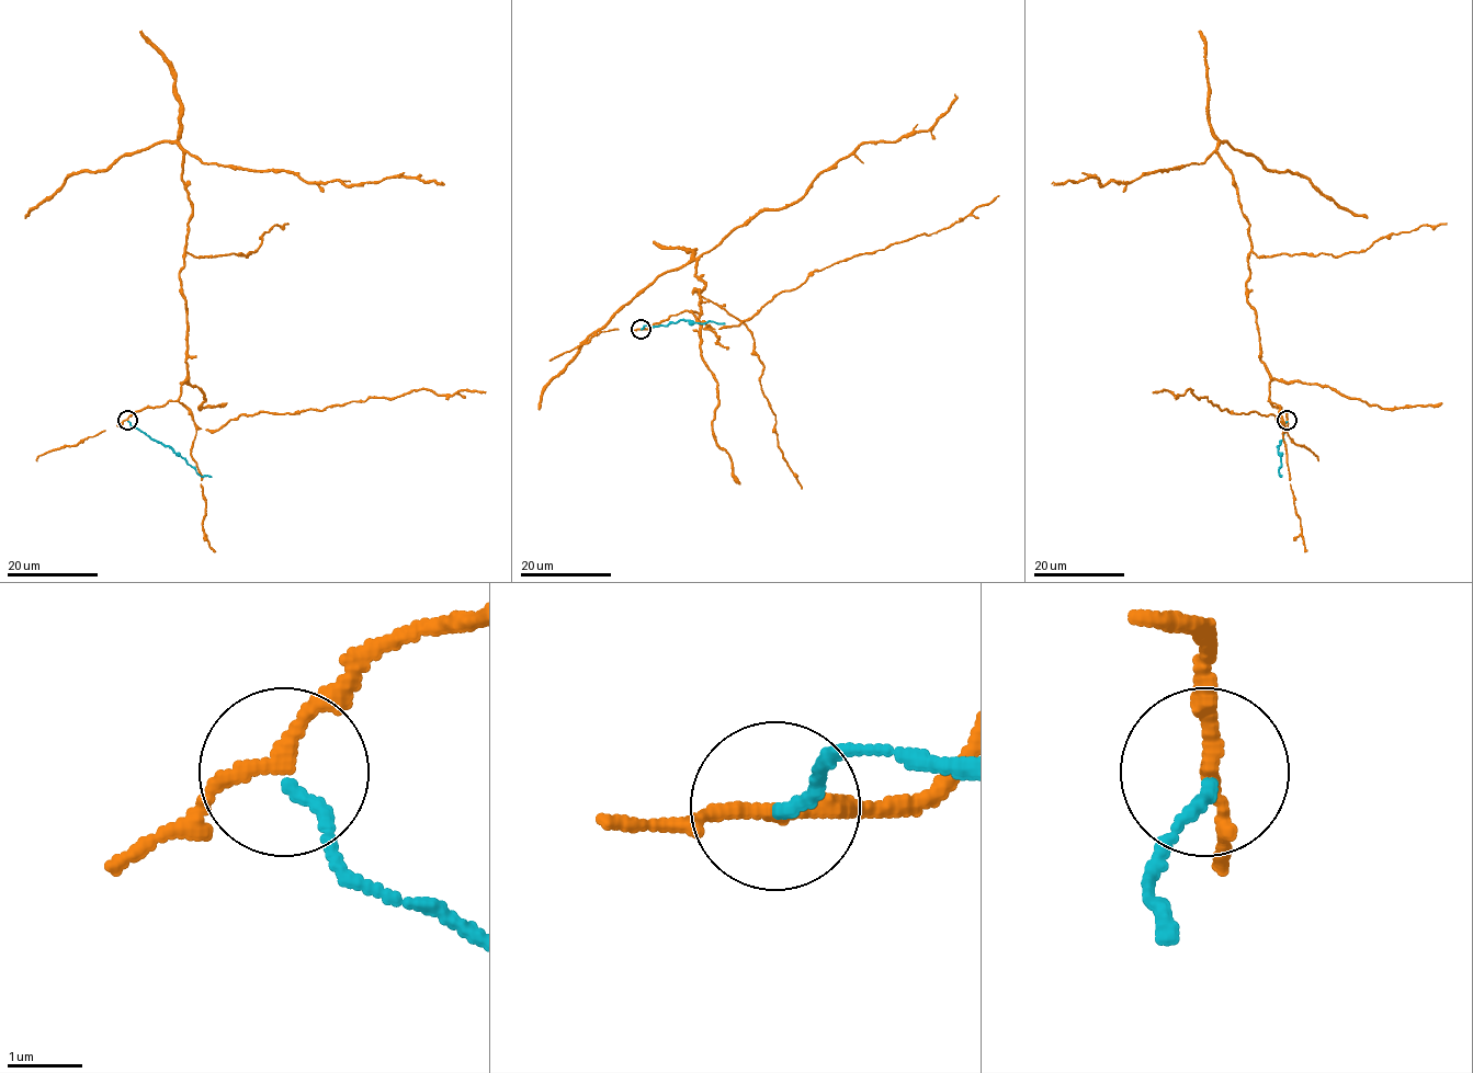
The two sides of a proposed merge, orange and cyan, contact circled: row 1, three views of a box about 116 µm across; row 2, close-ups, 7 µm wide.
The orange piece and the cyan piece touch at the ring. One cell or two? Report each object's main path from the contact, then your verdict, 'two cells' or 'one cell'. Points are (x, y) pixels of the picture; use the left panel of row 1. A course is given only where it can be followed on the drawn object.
orange runs (127, 420), (177, 400), (187, 379), (187, 152), (307, 182), (441, 183); cyan runs (127, 421), (168, 446), (201, 476), (212, 476); two cells

